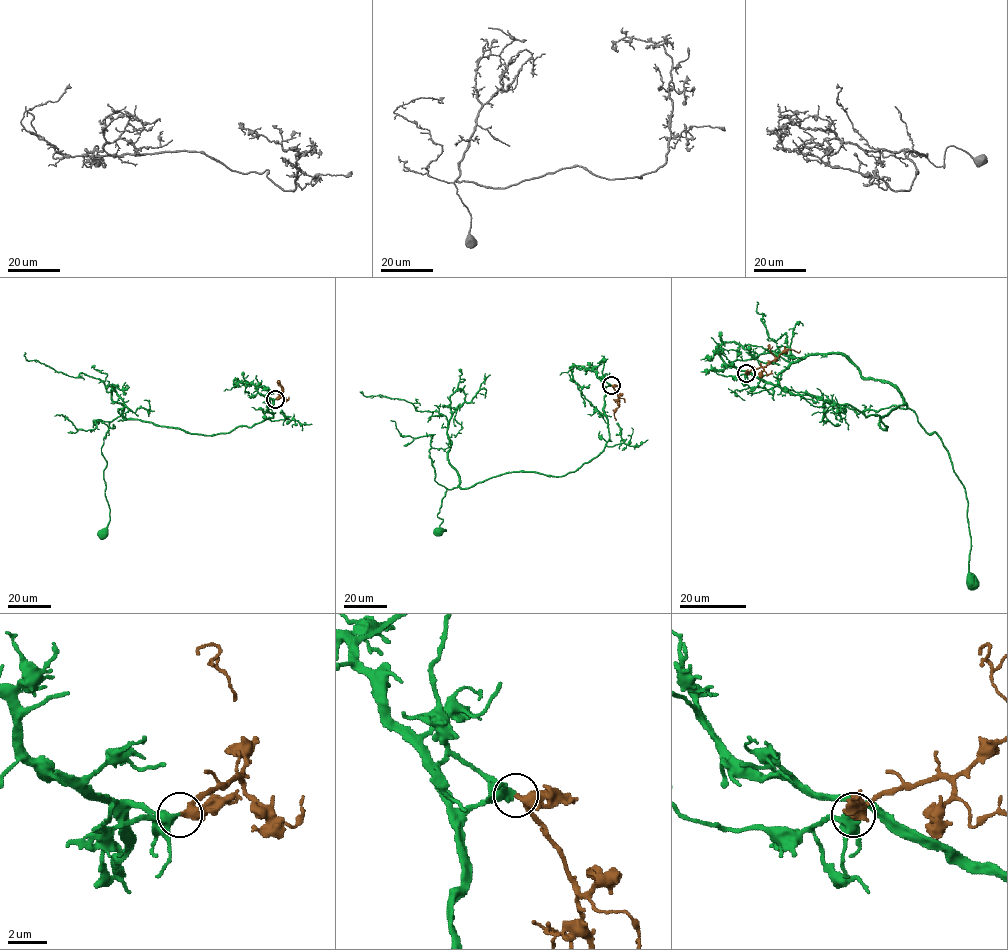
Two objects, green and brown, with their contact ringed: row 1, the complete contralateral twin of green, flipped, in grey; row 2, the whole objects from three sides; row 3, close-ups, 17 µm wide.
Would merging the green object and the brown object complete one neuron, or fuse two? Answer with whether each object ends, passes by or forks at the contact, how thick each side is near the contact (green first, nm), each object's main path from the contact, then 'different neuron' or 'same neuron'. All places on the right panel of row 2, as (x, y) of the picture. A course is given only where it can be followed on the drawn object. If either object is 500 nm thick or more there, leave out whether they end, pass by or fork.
green passes by | brown passes by | 400/320 nm | green via (746, 374), (877, 415), (885, 429), (880, 420), (904, 400), (937, 435), (965, 488), (971, 581) | brown via (746, 374), (765, 367), (788, 349), (800, 350) | same neuron

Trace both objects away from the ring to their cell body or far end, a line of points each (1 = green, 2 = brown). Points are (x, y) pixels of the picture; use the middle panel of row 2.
1: (611, 385), (609, 439), (596, 457), (563, 476), (515, 472), (447, 489), (438, 531)
2: (611, 385), (619, 402), (615, 420)

